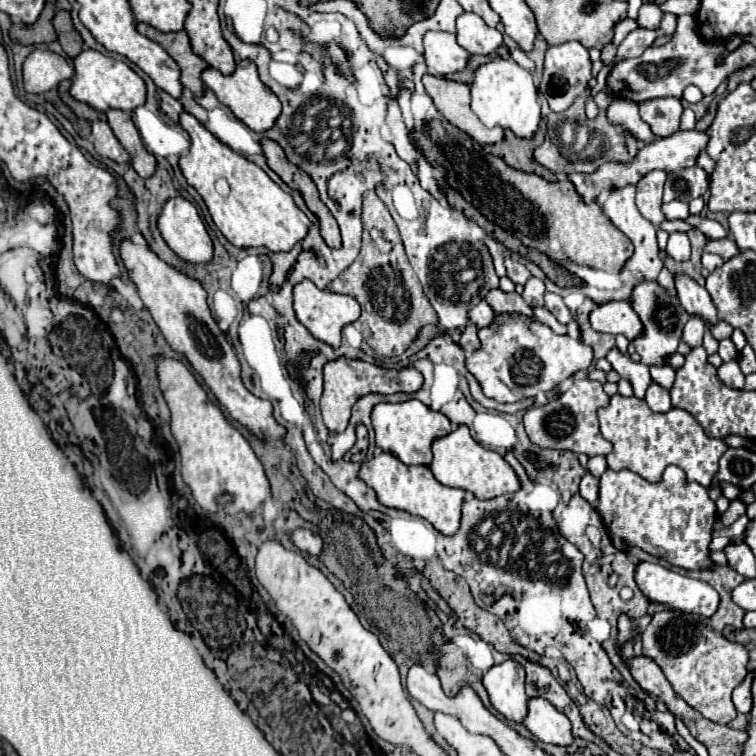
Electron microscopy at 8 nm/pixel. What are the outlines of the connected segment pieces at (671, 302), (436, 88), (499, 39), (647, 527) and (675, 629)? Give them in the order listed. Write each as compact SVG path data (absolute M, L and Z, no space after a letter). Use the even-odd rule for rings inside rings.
M653 281L653 283L639 283L633 291L633 301L631 301L631 307L635 309L635 313L641 317L643 321L643 327L645 327L645 335L635 339L633 345L641 357L641 363L645 365L655 365L655 367L663 367L667 365L665 359L671 357L675 351L677 351L677 345L681 341L681 331L683 331L683 325L687 323L689 315L685 313L685 309L681 307L679 299L677 297L671 297L665 293L665 289Z
M425 75L423 77L425 91L433 99L435 107L439 113L457 129L465 131L471 135L477 143L481 145L493 145L503 139L503 129L493 127L487 129L477 115L471 111L471 95L469 95L469 85L449 81L445 77L435 77L435 75Z
M463 13L457 19L457 43L471 55L491 55L503 45L503 35L491 29L479 15Z
M669 465L663 471L663 477L659 483L649 483L641 475L633 471L613 471L607 469L599 479L599 515L603 517L603 523L607 531L611 533L613 541L617 543L619 551L625 551L627 547L639 547L645 553L653 557L661 557L667 563L681 567L685 571L703 571L713 569L715 563L711 561L711 549L709 543L713 539L713 523L717 521L717 507L715 501L709 499L707 489L699 483L685 483L685 471L677 465Z
M665 609L655 613L643 633L643 655L653 659L675 693L681 695L705 719L727 725L737 711L731 701L731 691L747 675L747 649L741 643L727 641L721 633L701 623L697 615Z

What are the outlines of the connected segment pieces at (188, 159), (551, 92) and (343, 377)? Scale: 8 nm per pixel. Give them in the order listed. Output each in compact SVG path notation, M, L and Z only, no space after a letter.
M181 113L181 127L191 137L191 149L185 157L179 159L179 167L191 187L203 197L217 229L235 245L235 247L261 247L265 245L271 251L291 251L297 241L305 239L311 223L309 217L295 205L293 197L285 193L261 167L247 161L241 153L233 151L231 147L223 145L215 135L211 135L205 125L201 125L193 115Z
M569 41L569 43L547 49L545 69L543 69L543 79L541 79L539 91L549 101L549 107L553 111L565 111L573 103L573 99L585 91L591 77L593 75L591 75L589 51L581 43Z
M337 359L325 365L325 389L321 397L321 413L323 413L323 423L329 429L331 435L343 433L349 417L351 417L351 407L355 401L363 395L369 393L381 393L381 395L393 395L393 393L415 393L423 385L423 375L415 367L407 367L401 371L395 369L383 369L365 361L353 361L353 359Z

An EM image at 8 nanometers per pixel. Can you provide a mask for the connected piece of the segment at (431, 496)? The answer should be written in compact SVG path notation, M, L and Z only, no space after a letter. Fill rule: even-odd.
M379 453L361 465L359 477L377 493L381 505L407 511L411 515L427 519L439 533L455 535L461 527L461 505L465 499L463 489L451 489L441 485L429 467L425 465L405 465L391 453Z

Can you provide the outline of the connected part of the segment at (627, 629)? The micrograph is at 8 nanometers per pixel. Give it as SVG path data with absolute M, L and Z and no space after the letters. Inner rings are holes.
M621 615L619 617L619 643L625 643L633 637L635 637L635 623L629 617Z

